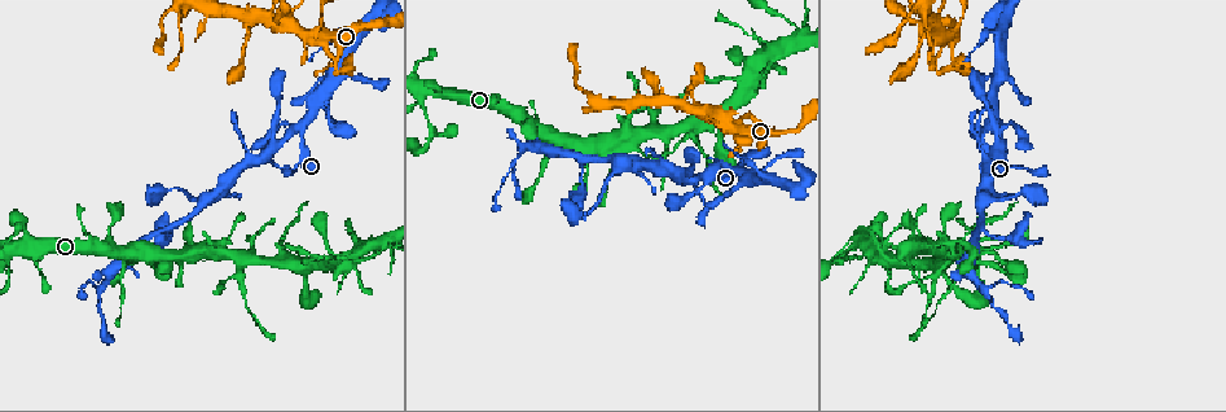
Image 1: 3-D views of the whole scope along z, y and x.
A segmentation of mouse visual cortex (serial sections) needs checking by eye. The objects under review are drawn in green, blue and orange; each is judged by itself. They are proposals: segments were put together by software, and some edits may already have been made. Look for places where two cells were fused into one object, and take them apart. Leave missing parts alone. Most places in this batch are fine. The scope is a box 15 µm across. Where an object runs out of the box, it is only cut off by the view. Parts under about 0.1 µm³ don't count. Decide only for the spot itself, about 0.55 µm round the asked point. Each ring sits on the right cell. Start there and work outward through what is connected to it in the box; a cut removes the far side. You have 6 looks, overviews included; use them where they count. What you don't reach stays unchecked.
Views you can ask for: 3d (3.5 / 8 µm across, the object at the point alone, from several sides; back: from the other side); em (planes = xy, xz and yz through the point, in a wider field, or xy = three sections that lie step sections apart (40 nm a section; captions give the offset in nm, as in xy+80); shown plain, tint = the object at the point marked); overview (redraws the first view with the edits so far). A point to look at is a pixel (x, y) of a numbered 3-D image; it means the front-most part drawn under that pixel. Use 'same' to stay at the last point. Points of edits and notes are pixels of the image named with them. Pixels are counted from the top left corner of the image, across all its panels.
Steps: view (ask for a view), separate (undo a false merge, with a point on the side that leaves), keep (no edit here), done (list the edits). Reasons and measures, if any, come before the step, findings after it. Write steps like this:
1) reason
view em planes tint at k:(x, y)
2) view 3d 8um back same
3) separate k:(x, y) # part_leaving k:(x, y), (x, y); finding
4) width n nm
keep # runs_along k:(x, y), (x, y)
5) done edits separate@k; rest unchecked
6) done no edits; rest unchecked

four arms meet
view 3d 3.5um back at 1:(320, 21)

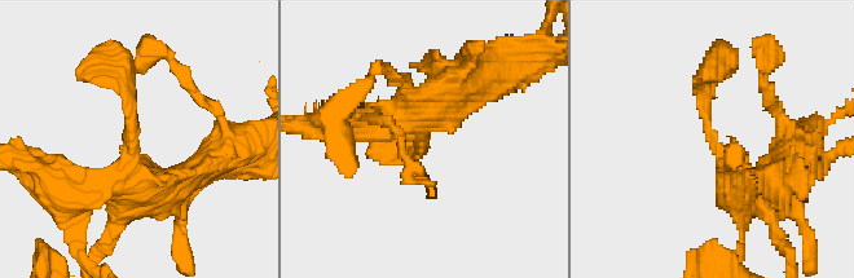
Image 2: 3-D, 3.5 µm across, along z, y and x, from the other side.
arms 4; arm_widths 150, 200, 350, 400 nm; now the EM
view em xy step 1 tint at 2:(719, 154)

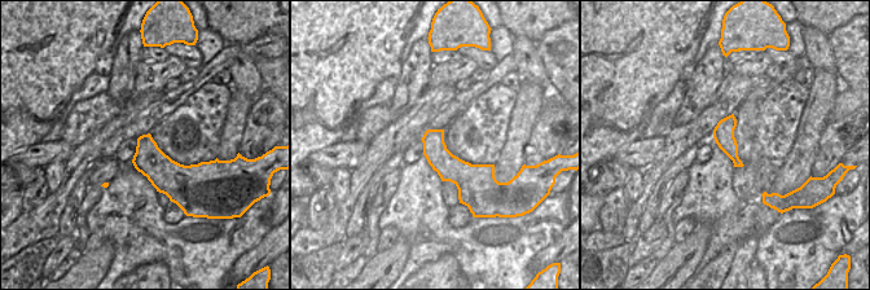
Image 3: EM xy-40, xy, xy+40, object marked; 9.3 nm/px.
width 240 nm
keep # runs_along 2:(733, 193), (707, 124), (707, 74); continuous, no second cell

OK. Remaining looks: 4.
a narrow waist
view 3d 3.5um at 1:(987, 129)

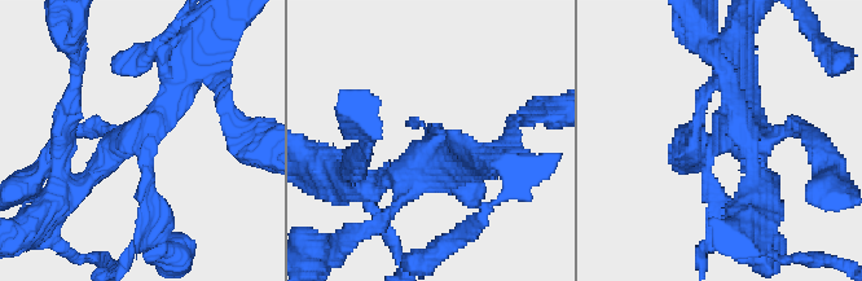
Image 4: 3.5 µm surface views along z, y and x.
view em xy step 2 tint at 4:(138, 143)

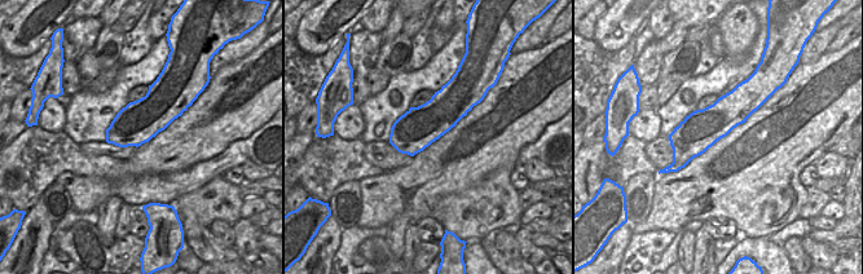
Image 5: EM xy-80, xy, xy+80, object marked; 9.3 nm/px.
width 380 nm
keep # runs_along 4:(442, 144), (434, 128), (370, 181); one cell here

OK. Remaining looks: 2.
done no edits; rest unchecked

